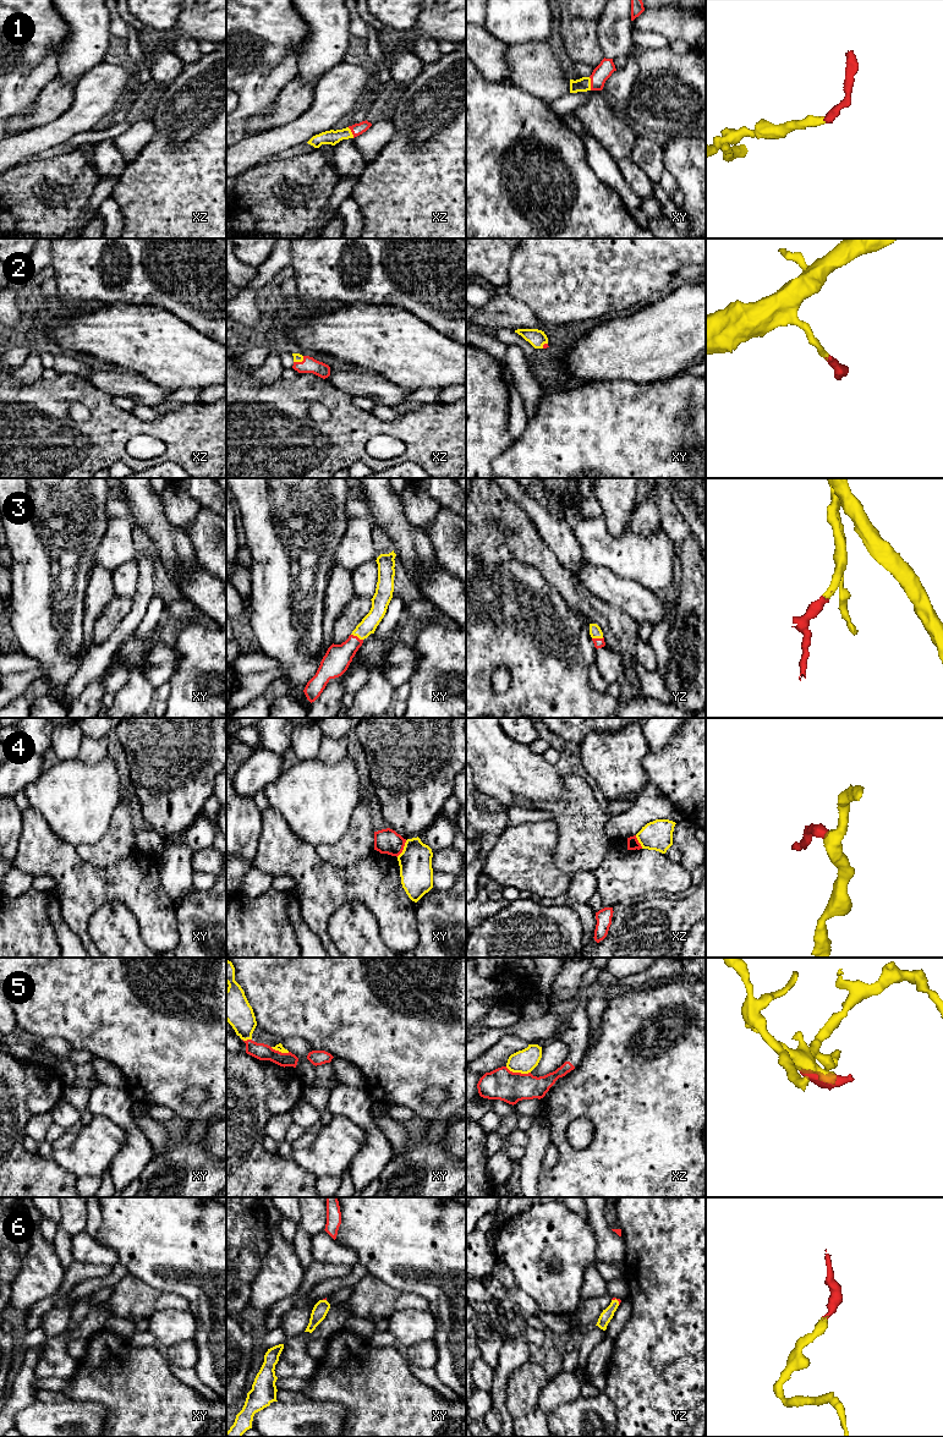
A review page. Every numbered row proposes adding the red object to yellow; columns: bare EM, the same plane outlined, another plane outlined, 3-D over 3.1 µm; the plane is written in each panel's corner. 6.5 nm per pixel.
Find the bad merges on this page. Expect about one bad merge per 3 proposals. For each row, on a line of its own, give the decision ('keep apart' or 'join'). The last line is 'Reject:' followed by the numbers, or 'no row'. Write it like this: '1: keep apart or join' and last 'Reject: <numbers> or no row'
1: join
2: join
3: join
4: keep apart
5: keep apart
6: join
Reject: 4, 5

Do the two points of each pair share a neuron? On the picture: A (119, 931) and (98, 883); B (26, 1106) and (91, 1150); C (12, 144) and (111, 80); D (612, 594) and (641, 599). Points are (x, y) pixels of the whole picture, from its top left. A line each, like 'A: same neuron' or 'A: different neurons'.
A: different neurons
B: different neurons
C: same neuron
D: same neuron

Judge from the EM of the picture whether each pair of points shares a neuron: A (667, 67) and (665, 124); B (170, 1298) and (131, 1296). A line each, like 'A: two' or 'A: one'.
A: one
B: one

